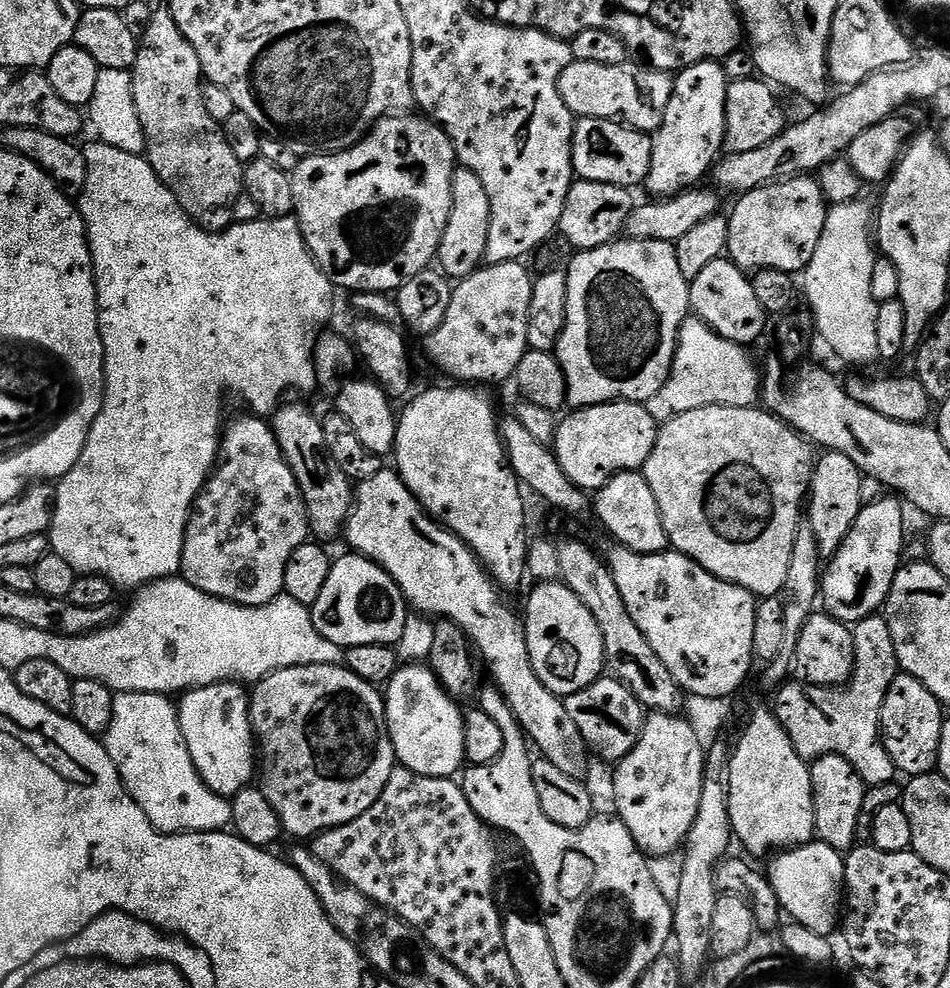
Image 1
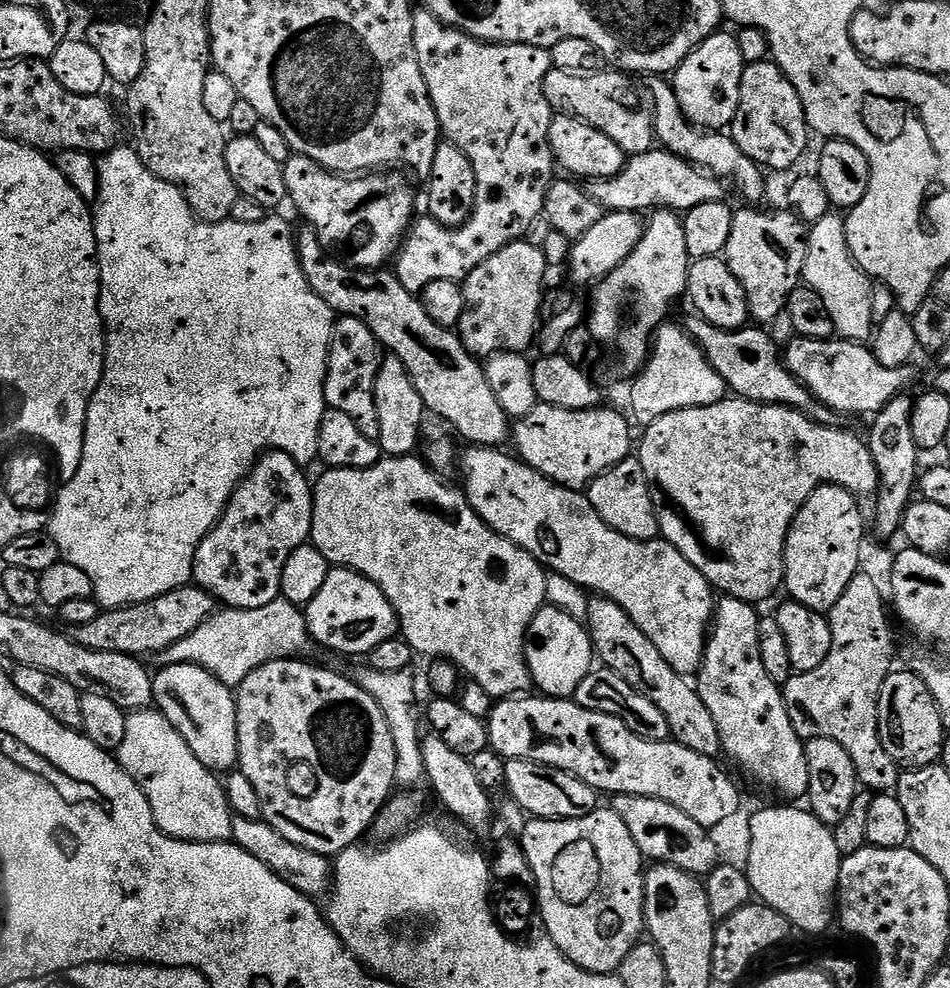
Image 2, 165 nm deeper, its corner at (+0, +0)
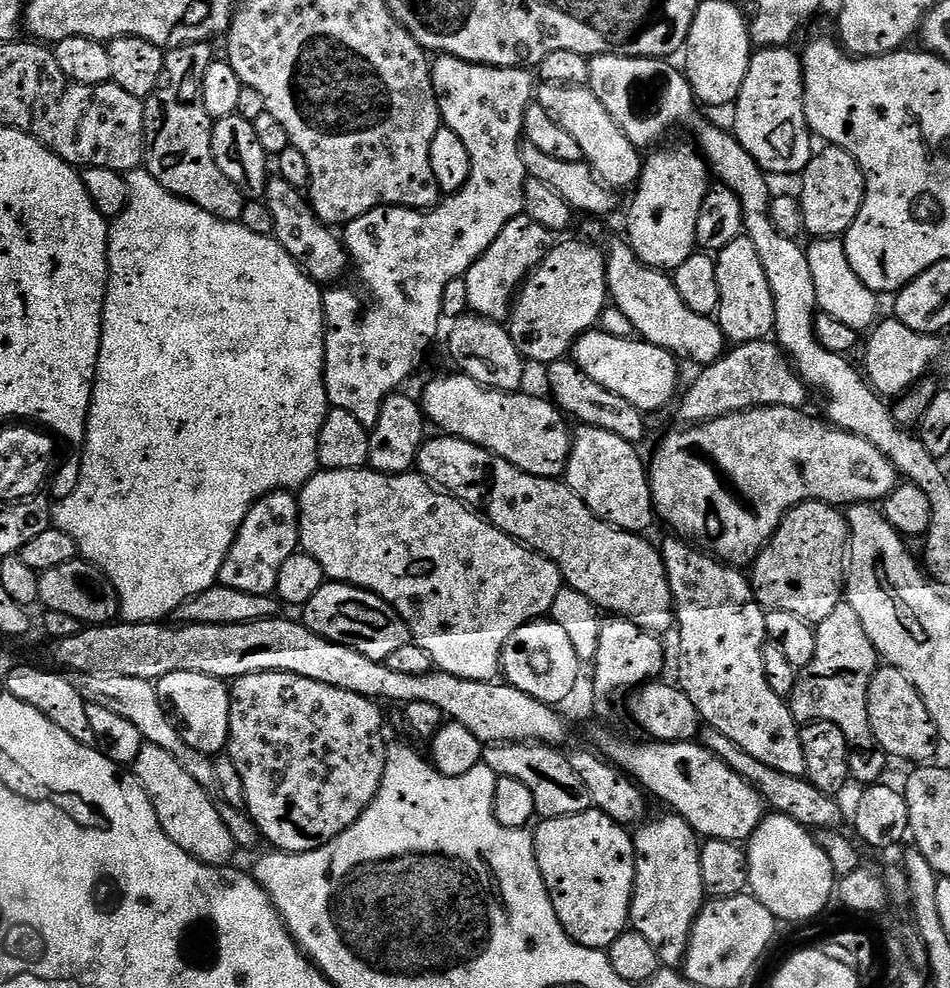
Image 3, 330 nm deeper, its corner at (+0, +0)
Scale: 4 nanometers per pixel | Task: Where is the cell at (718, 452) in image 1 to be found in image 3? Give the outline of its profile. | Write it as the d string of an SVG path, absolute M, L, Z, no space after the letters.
M782 406L751 408L670 433L657 446L647 465L657 517L665 520L675 535L703 548L716 559L733 566L748 566L771 540L791 508L808 500L820 500L833 506L872 504L883 502L896 489L896 468L878 446L806 413Z

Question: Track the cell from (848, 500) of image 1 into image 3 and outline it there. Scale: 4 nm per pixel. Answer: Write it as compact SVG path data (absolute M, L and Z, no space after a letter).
M808 500L796 508L791 508L777 528L771 540L760 549L750 568L752 590L756 600L765 610L786 610L798 614L813 626L827 618L842 602L846 592L846 545L849 543L848 517L839 507L824 504L820 500Z

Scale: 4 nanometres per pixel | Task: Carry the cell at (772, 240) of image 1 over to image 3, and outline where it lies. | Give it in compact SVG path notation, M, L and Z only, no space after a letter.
M747 234L734 238L726 250L715 253L714 259L720 295L718 323L724 331L725 341L738 345L769 339L776 327L774 294L766 270L762 270L762 258L758 258L758 250L754 250L754 242L750 242Z

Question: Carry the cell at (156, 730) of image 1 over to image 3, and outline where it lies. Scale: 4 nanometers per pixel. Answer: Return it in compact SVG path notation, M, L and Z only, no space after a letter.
M145 743L136 761L130 766L137 782L146 790L154 810L158 814L160 831L168 835L182 850L186 850L194 859L204 864L224 866L229 863L232 851L237 851L237 844L232 840L230 830L222 822L216 809L217 801L166 750Z

